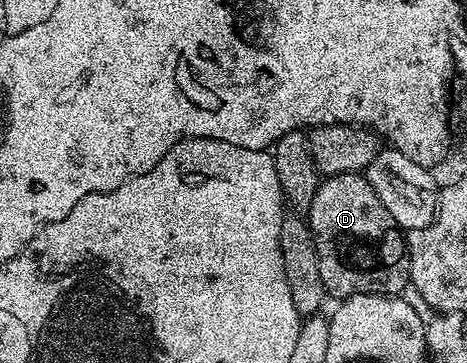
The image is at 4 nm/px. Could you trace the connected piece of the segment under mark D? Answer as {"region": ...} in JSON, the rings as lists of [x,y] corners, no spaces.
{"region":[[[364,173],[328,175],[328,177],[318,185],[317,191],[315,192],[315,200],[311,200],[307,211],[307,221],[309,231],[311,231],[313,239],[315,240],[317,259],[319,260],[319,276],[323,276],[326,295],[333,297],[334,294],[337,300],[350,298],[353,294],[392,294],[397,296],[402,293],[401,289],[407,286],[409,282],[409,251],[407,249],[406,235],[391,216],[391,212],[387,212],[387,208],[383,208],[383,200],[379,200],[379,196],[375,196],[375,188],[371,188],[371,184],[366,180]]]}

